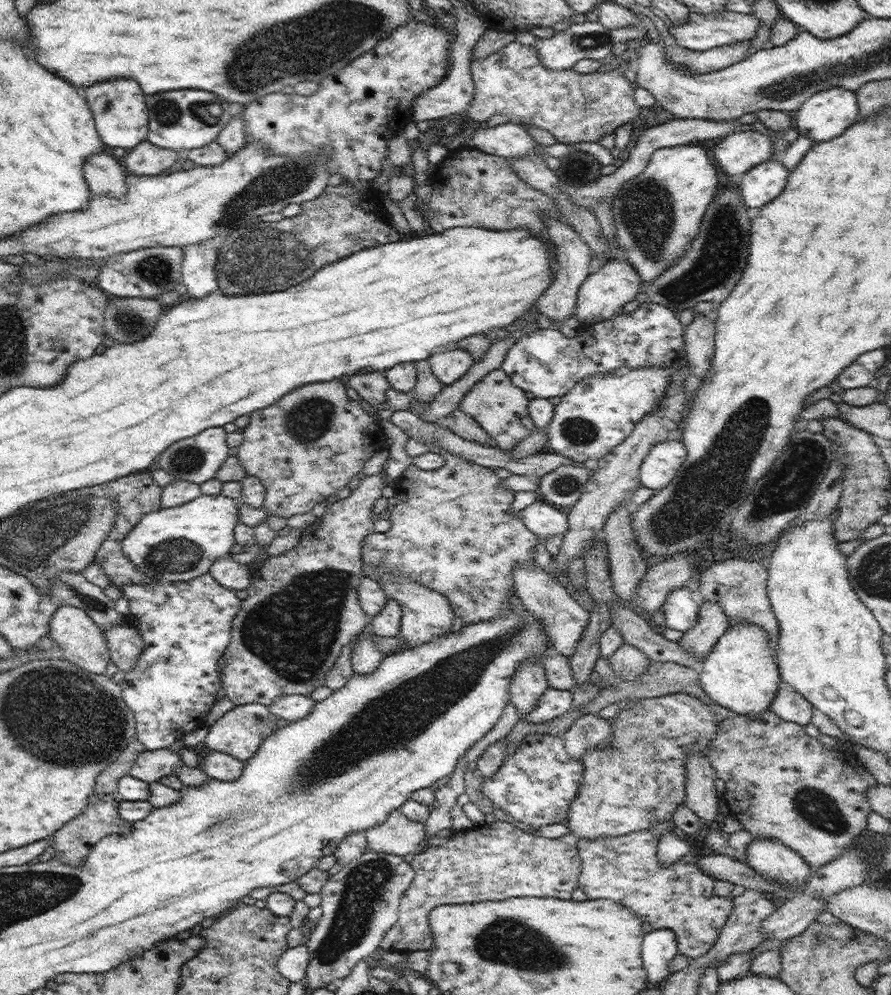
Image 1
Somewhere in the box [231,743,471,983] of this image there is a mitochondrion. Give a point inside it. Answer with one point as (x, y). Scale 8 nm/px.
(367, 885)

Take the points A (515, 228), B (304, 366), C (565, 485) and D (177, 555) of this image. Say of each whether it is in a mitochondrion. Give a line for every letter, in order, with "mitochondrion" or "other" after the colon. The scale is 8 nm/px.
A: other
B: other
C: mitochondrion
D: mitochondrion

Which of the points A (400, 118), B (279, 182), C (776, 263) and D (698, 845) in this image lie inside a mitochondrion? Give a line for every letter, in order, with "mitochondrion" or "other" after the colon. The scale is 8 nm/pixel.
A: other
B: mitochondrion
C: other
D: other

